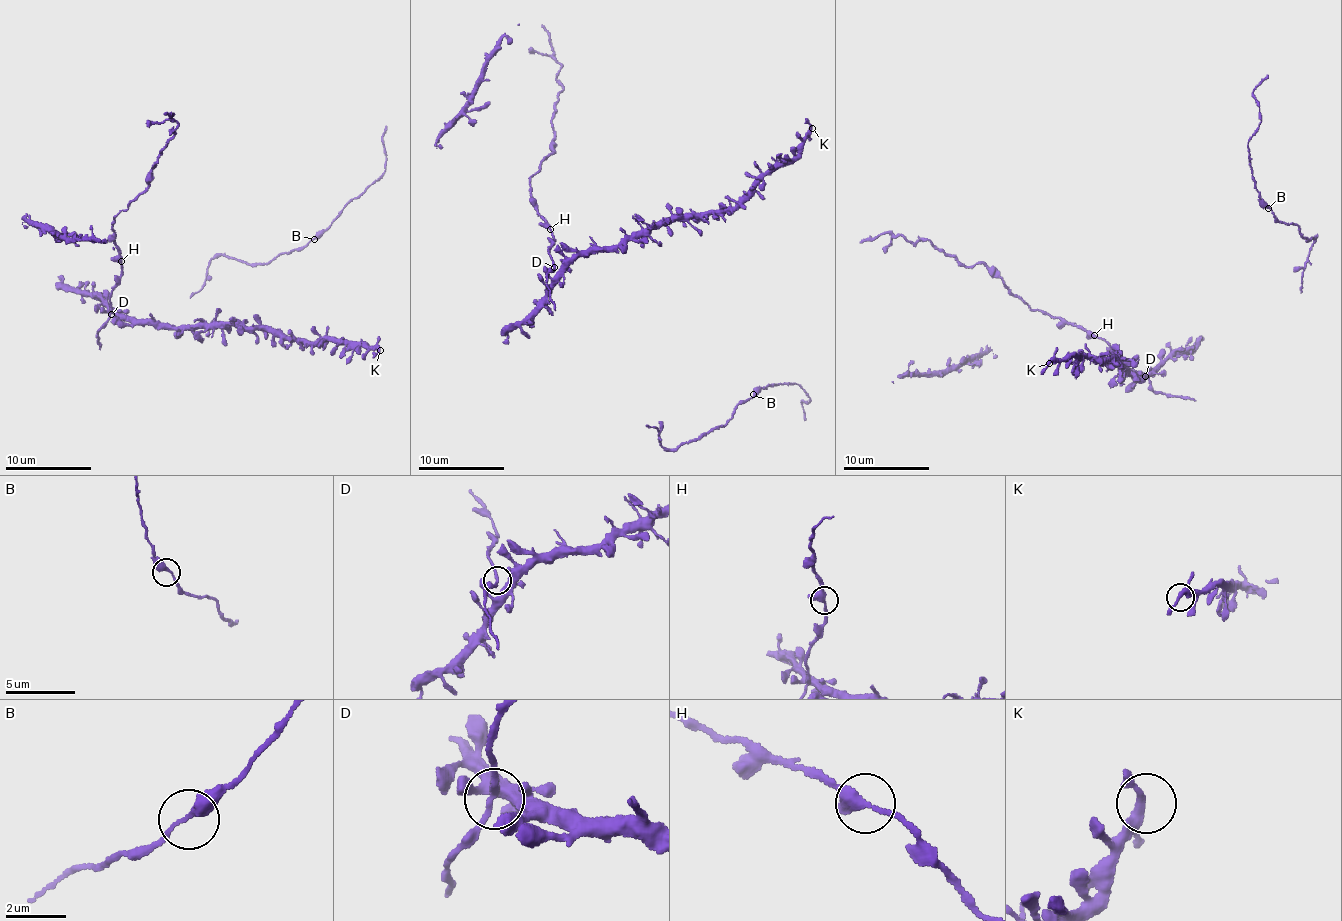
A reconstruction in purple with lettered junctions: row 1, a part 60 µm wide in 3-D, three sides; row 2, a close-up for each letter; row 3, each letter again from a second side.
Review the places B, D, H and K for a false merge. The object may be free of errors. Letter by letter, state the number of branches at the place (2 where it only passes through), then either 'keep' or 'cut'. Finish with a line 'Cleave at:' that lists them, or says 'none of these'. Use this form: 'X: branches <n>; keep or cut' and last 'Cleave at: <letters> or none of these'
B: branches 2; keep
D: branches 3; keep
H: branches 3; keep
K: branches 3; keep
Cleave at: none of these

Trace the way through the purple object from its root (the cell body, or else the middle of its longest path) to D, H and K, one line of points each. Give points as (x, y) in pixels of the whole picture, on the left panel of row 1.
D: (84, 282), (75, 290), (85, 291), (101, 299), (112, 311), (111, 314)
H: (84, 282), (75, 290), (85, 291), (101, 299), (110, 312), (111, 290), (121, 274), (121, 262)
K: (84, 282), (75, 290), (136, 320), (178, 328), (233, 324), (310, 342), (337, 337), (380, 350)

